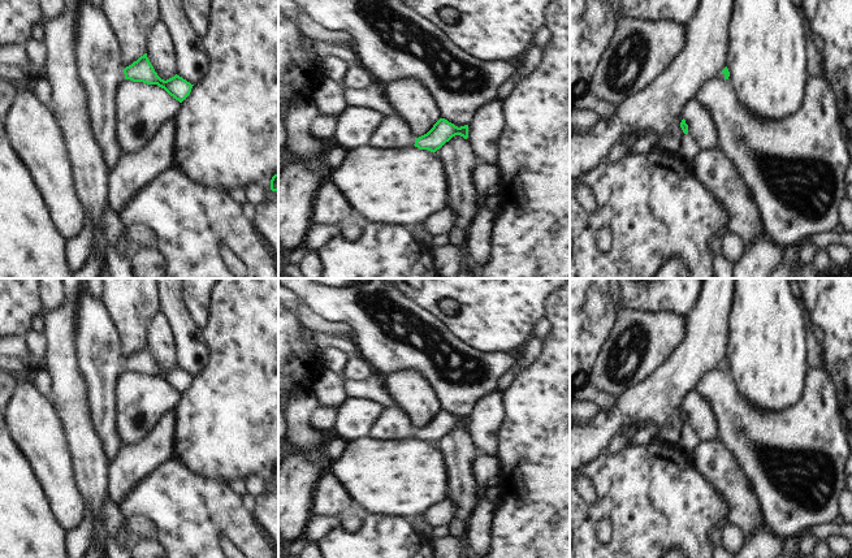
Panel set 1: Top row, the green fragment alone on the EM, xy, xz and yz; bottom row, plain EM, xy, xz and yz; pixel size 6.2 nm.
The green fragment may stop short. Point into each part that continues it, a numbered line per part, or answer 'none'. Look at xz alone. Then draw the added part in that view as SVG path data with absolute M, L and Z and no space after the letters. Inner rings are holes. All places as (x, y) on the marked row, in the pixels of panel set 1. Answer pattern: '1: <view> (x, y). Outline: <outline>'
1: xz (392, 133). Outline: M395 113L384 116L373 131L368 146L381 150L397 150L415 144L415 135L410 126Z

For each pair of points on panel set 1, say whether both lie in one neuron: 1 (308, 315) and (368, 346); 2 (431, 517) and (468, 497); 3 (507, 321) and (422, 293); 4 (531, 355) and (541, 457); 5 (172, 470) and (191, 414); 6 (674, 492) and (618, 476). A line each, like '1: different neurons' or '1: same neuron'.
1: different neurons
2: different neurons
3: same neuron
4: different neurons
5: different neurons
6: same neuron

